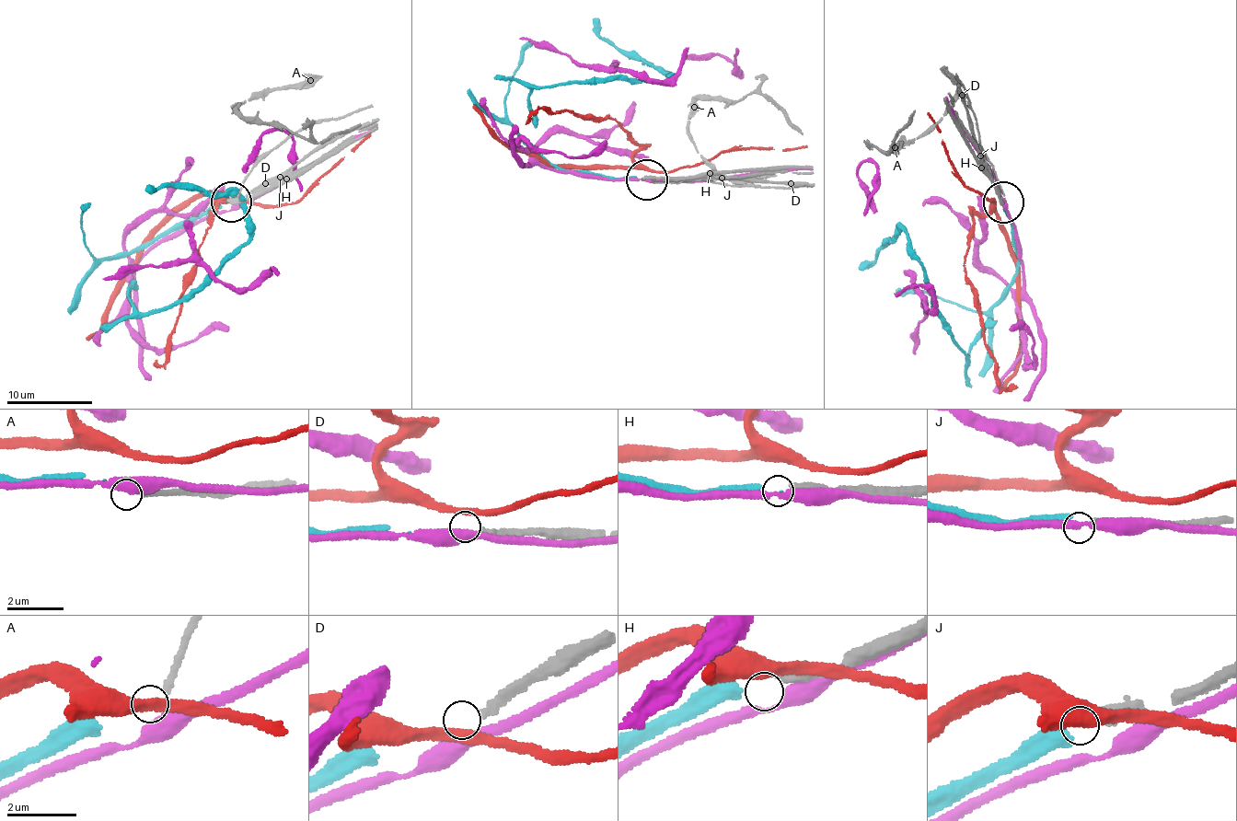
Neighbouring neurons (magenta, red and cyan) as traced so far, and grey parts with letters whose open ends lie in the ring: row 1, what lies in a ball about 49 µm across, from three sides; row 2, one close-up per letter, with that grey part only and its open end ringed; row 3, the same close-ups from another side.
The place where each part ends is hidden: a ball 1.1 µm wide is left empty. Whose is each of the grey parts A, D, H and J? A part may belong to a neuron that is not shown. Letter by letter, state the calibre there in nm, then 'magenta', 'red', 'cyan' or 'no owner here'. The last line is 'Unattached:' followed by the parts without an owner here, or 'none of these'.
A: 110 nm thick; no owner here
D: 220 nm thick; no owner here
H: 360 nm thick; no owner here
J: 240 nm thick; cyan
Unattached: A, D, H

